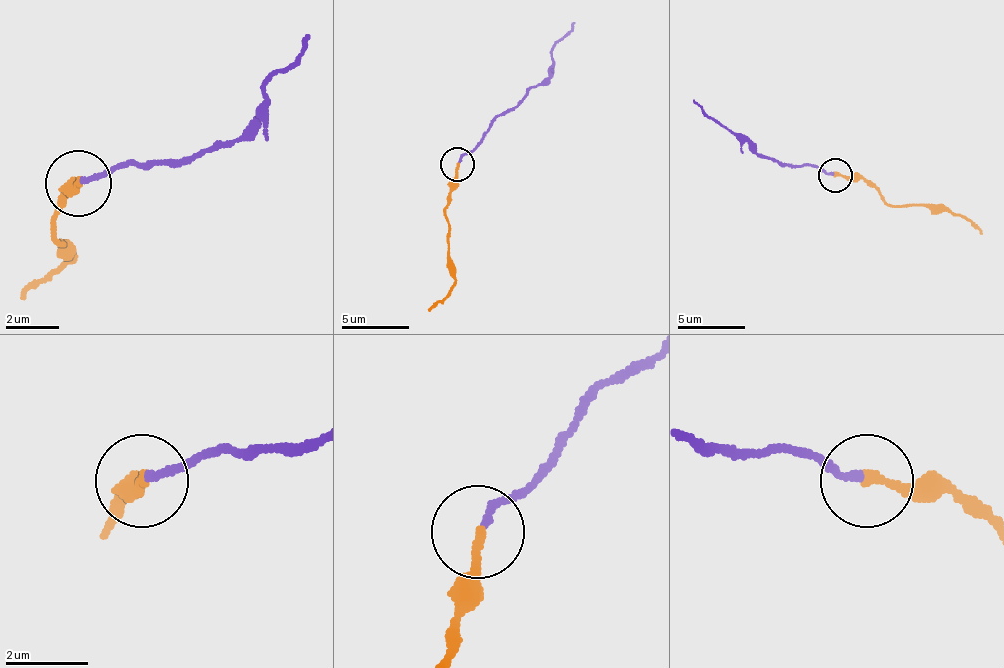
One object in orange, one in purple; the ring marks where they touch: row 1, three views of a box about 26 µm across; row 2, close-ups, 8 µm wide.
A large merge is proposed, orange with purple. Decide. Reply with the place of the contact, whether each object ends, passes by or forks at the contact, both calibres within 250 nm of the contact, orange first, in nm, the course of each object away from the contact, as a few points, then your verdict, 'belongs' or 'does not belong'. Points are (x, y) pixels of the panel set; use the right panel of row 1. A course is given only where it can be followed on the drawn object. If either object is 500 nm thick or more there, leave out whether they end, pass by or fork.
place (835, 175); orange ends; purple ends; calibres 240 and 180 nm; course orange (836, 174), (859, 177), (886, 201), (937, 204), (954, 211), (981, 235); course purple (832, 174), (758, 154), (694, 100); belongs

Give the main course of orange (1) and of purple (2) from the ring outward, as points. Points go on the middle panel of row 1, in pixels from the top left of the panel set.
1: (458, 165), (454, 188), (444, 215), (448, 266), (454, 283), (427, 310)
2: (458, 161), (549, 74), (552, 50), (576, 23)

